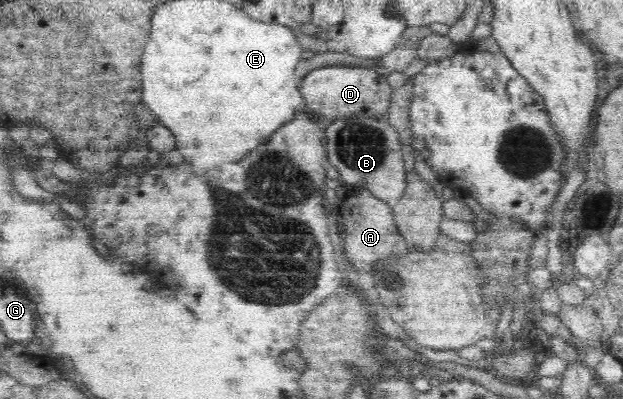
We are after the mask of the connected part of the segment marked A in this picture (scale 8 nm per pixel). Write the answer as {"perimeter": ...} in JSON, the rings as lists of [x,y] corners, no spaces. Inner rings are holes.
{"perimeter":[[[359,187],[349,189],[346,197],[347,199],[344,199],[340,206],[340,222],[344,227],[341,259],[351,263],[357,273],[371,275],[373,273],[371,267],[373,267],[375,259],[404,256],[410,251],[409,244],[397,231],[392,203],[381,201],[370,191]]]}

